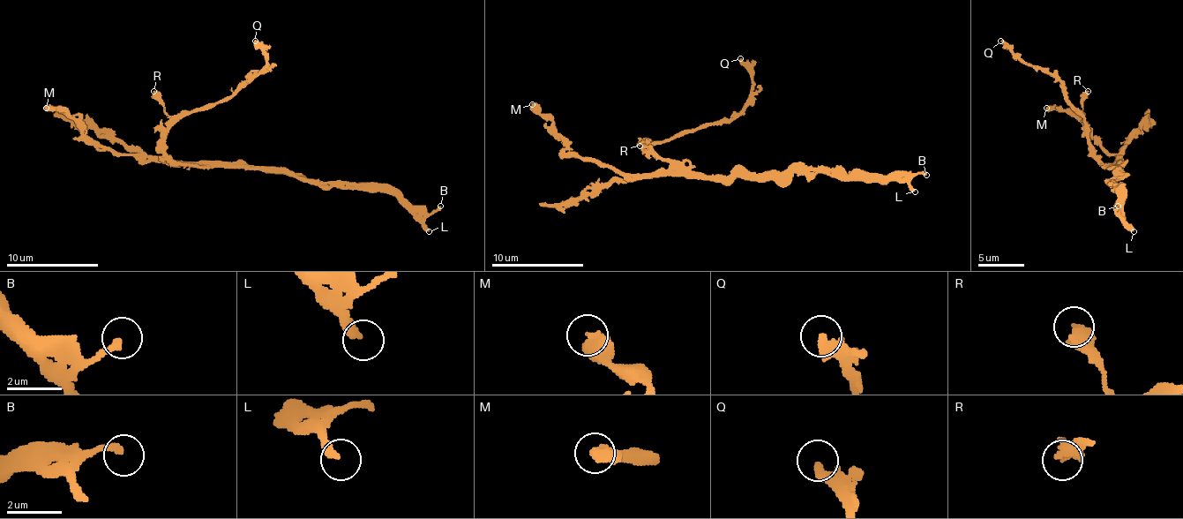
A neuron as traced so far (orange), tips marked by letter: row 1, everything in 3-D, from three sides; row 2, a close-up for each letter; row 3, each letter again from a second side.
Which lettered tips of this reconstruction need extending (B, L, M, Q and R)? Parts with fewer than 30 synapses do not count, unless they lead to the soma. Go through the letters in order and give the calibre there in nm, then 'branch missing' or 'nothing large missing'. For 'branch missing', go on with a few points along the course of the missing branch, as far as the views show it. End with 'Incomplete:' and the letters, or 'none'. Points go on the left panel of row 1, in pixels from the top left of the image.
B: 240 nm thick; nothing large missing
L: 340 nm thick; nothing large missing
M: 480 nm thick; nothing large missing
Q: 320 nm thick; nothing large missing
R: 400 nm thick; nothing large missing
Incomplete: none

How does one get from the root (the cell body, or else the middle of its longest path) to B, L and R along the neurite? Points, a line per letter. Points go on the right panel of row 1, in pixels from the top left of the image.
B: (1118, 165), (1115, 213), (1118, 206)
L: (1118, 165), (1115, 185), (1122, 199), (1122, 220), (1134, 231)
R: (1118, 165), (1104, 165), (1092, 151), (1088, 137), (1088, 124), (1083, 119), (1083, 96), (1088, 91)

